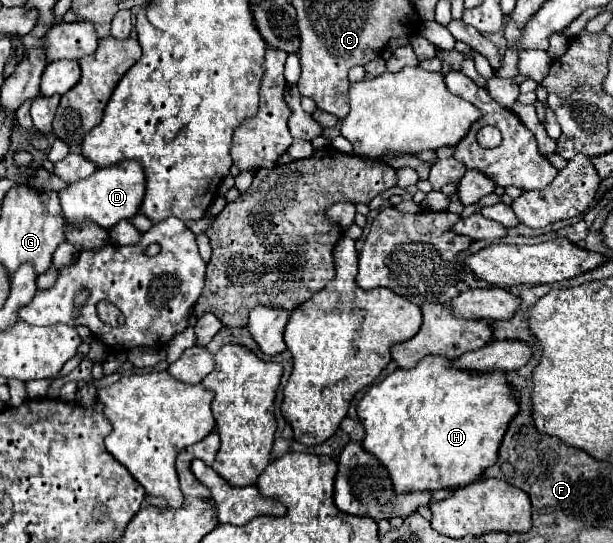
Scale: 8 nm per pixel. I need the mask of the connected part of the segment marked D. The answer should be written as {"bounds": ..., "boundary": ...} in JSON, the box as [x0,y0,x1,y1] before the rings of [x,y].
{"bounds":[57,160,145,230],"boundary":[[[129,160],[115,164],[111,168],[95,170],[89,178],[73,182],[57,192],[67,224],[81,226],[83,222],[93,222],[105,230],[111,230],[121,220],[131,220],[139,212],[143,194],[145,194],[143,168],[139,166],[139,162]]]}

